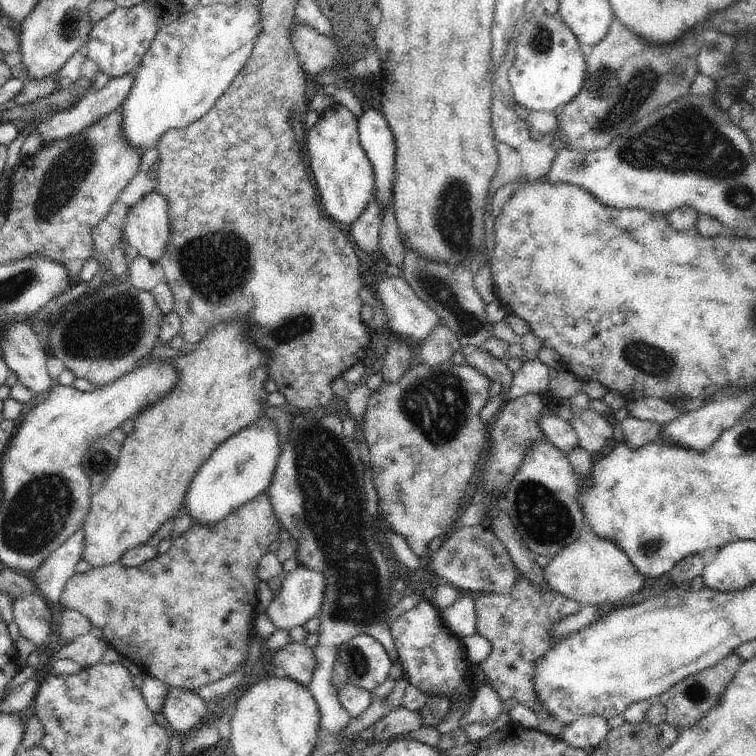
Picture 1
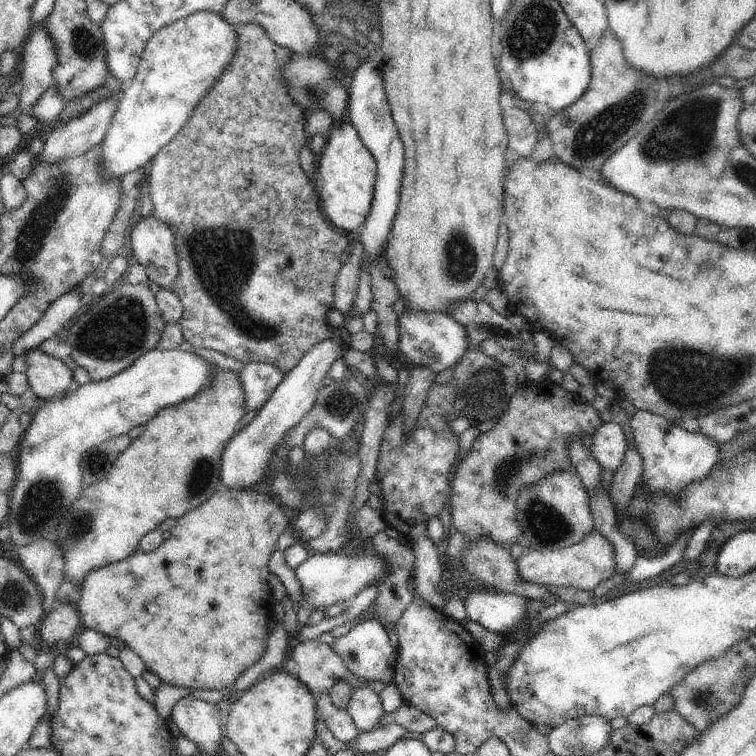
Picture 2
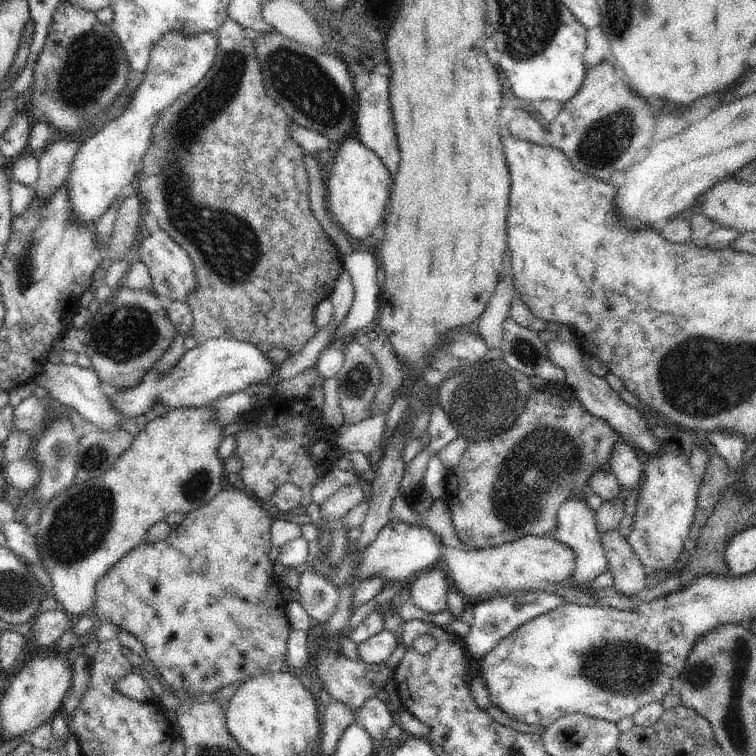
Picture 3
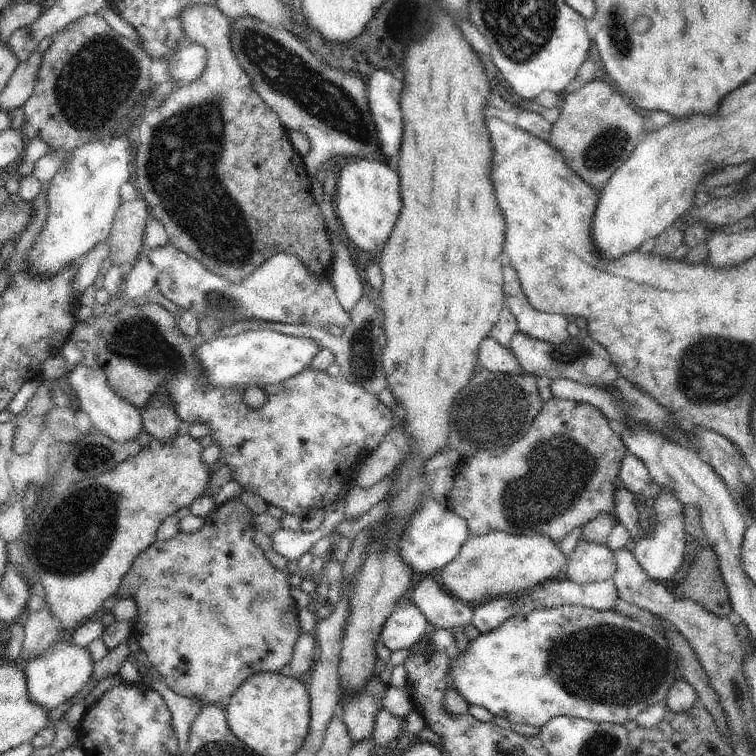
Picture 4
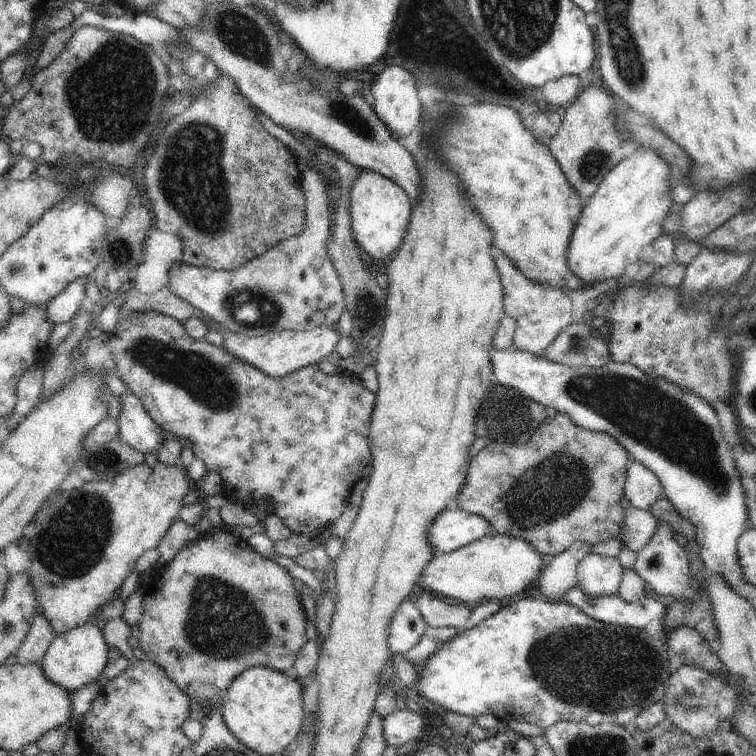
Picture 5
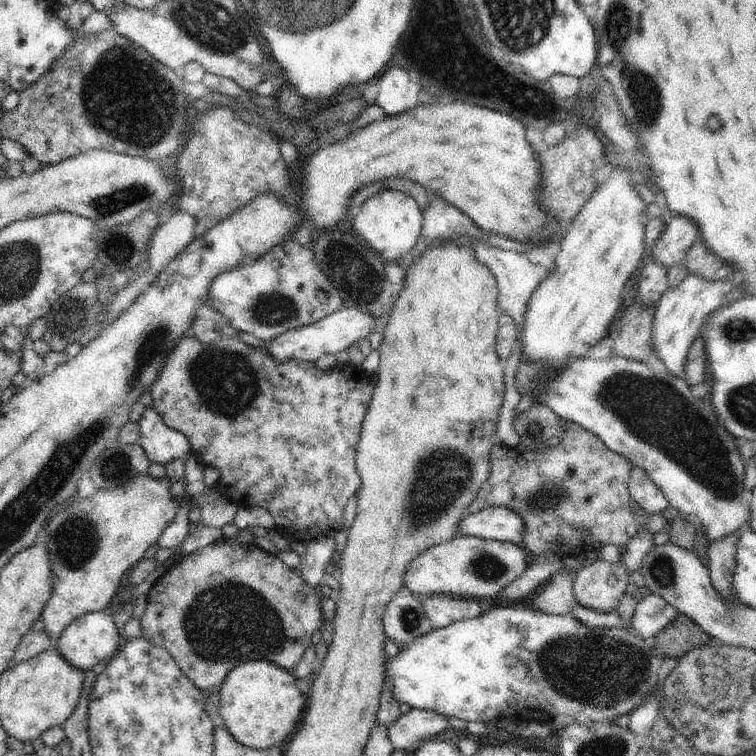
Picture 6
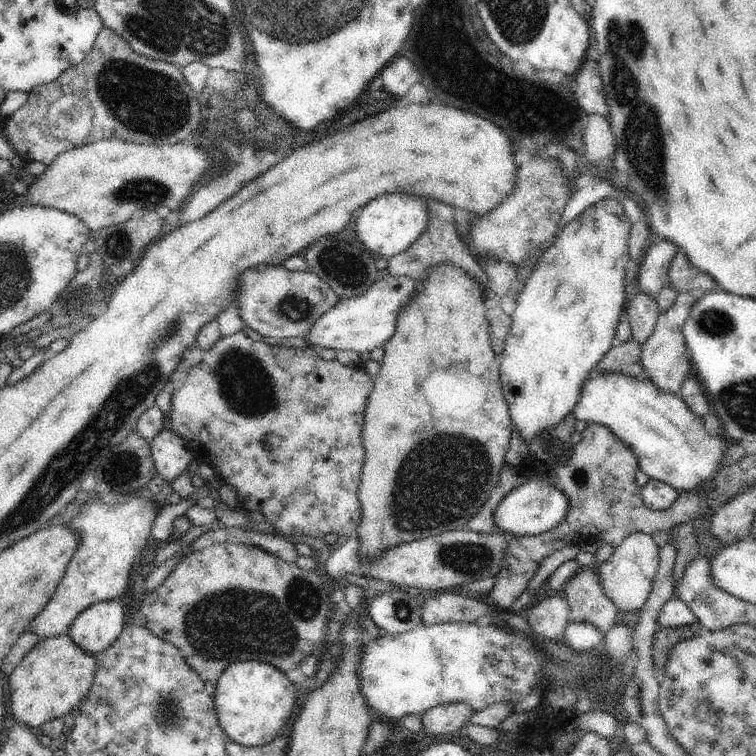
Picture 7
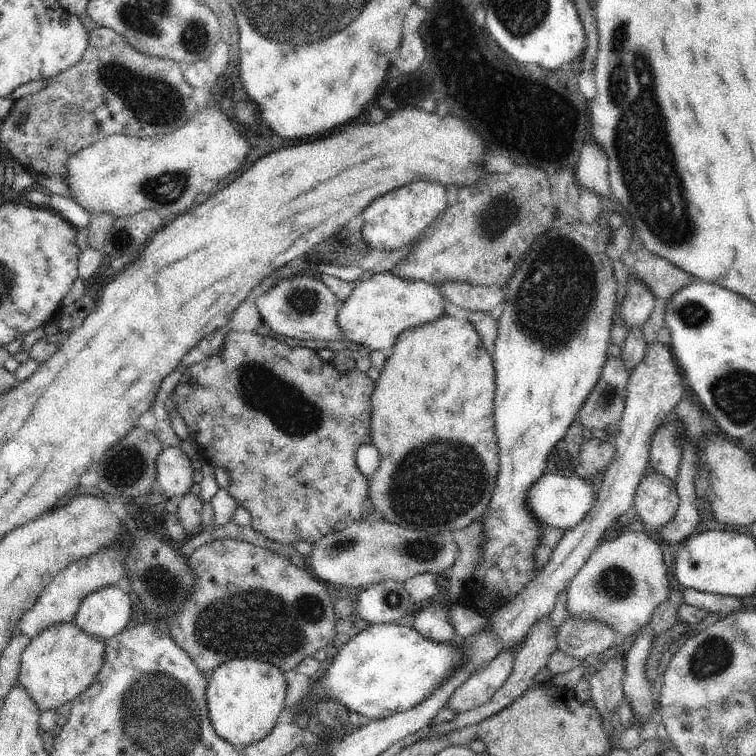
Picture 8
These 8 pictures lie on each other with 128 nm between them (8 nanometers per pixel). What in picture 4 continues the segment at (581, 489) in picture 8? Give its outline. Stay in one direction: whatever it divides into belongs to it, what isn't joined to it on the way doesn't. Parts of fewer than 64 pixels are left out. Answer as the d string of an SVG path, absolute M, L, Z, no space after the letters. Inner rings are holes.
M430 494L420 502L420 508L412 514L410 522L406 522L406 530L398 542L398 550L402 560L412 568L414 576L418 578L444 568L458 554L462 544L469 539L468 536L468 522L448 508L447 503L436 502Z

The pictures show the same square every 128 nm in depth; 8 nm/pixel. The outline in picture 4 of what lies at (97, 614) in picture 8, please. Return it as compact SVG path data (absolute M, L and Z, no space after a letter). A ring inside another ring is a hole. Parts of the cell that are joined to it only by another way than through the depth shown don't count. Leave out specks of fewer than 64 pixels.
M58 639L40 656L30 660L22 672L26 678L28 696L30 696L32 704L42 706L50 712L84 688L94 672L94 660L92 660L92 654L88 652L86 647L76 646L69 639Z

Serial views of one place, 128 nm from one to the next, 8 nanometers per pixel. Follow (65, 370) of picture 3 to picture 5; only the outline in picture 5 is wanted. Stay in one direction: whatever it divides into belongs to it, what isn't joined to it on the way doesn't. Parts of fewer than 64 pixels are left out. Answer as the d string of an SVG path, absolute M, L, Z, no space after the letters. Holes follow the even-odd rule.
M128 393L118 396L118 401L121 407L116 417L120 426L118 440L143 453L158 452L165 432L148 416L140 398Z

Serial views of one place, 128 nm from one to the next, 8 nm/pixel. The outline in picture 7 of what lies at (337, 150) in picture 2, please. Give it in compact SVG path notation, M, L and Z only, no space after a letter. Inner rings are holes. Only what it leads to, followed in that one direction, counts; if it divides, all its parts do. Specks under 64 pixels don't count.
M384 194L370 202L356 224L358 238L376 257L394 258L406 252L424 234L428 226L428 206L423 197L413 194Z

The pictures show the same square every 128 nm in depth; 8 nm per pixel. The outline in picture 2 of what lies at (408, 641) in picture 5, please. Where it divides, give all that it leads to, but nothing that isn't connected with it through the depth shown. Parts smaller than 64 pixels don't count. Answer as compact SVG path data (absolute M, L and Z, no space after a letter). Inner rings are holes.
M375 618L361 620L330 646L338 653L344 666L348 666L348 670L356 674L356 678L362 678L367 685L378 681L386 685L393 682L395 668L389 664L389 660L396 650L390 644L386 630Z

